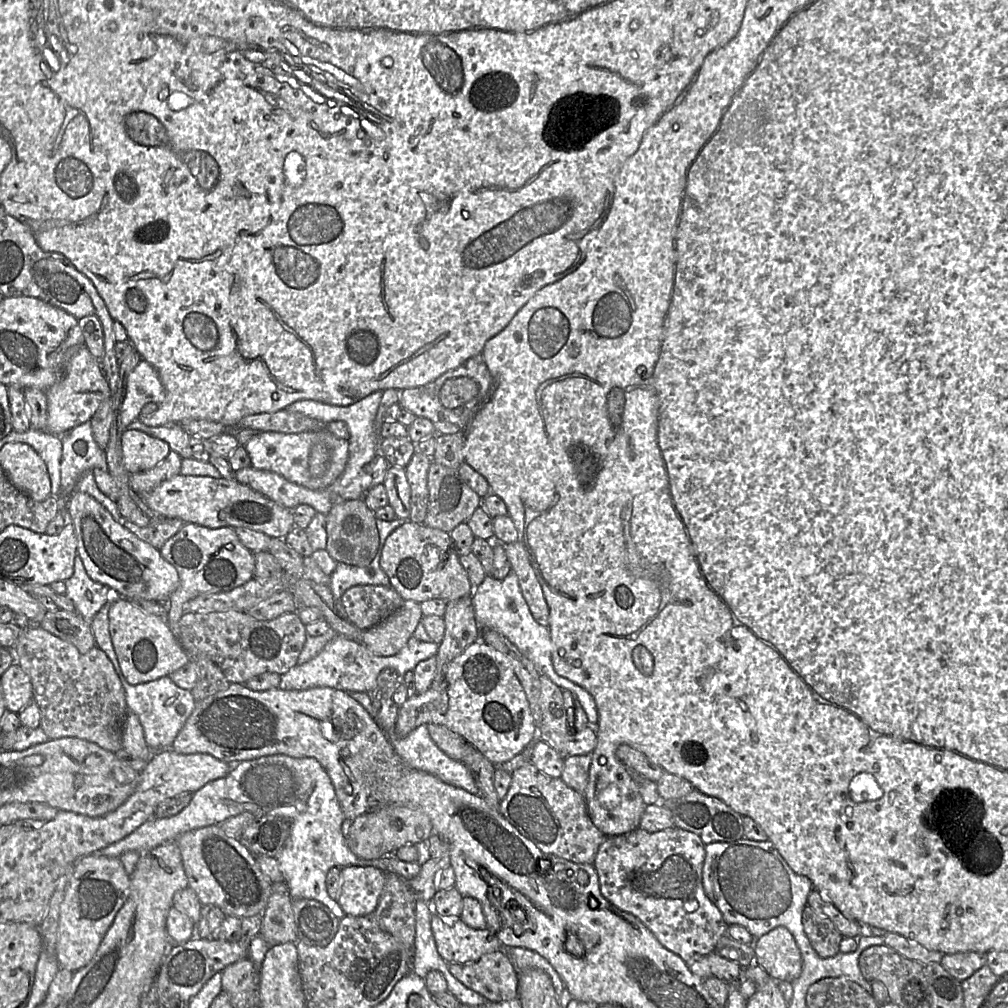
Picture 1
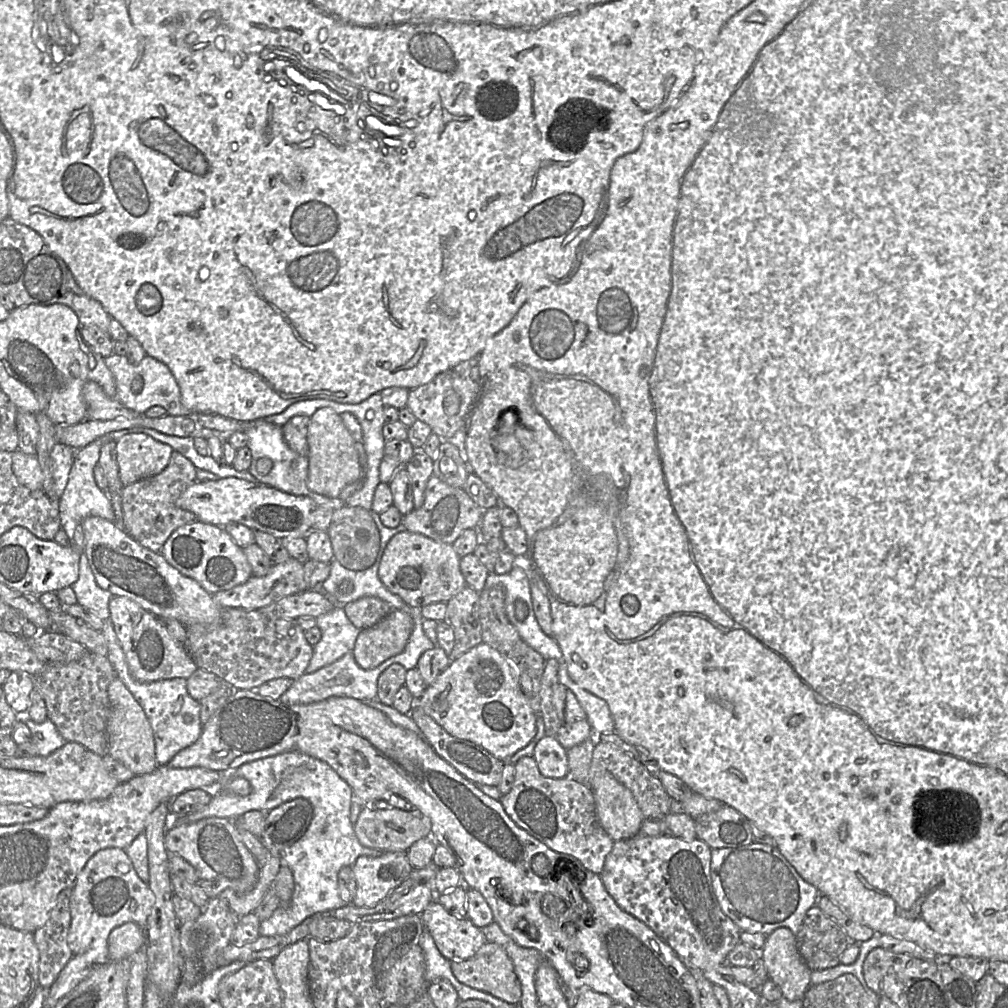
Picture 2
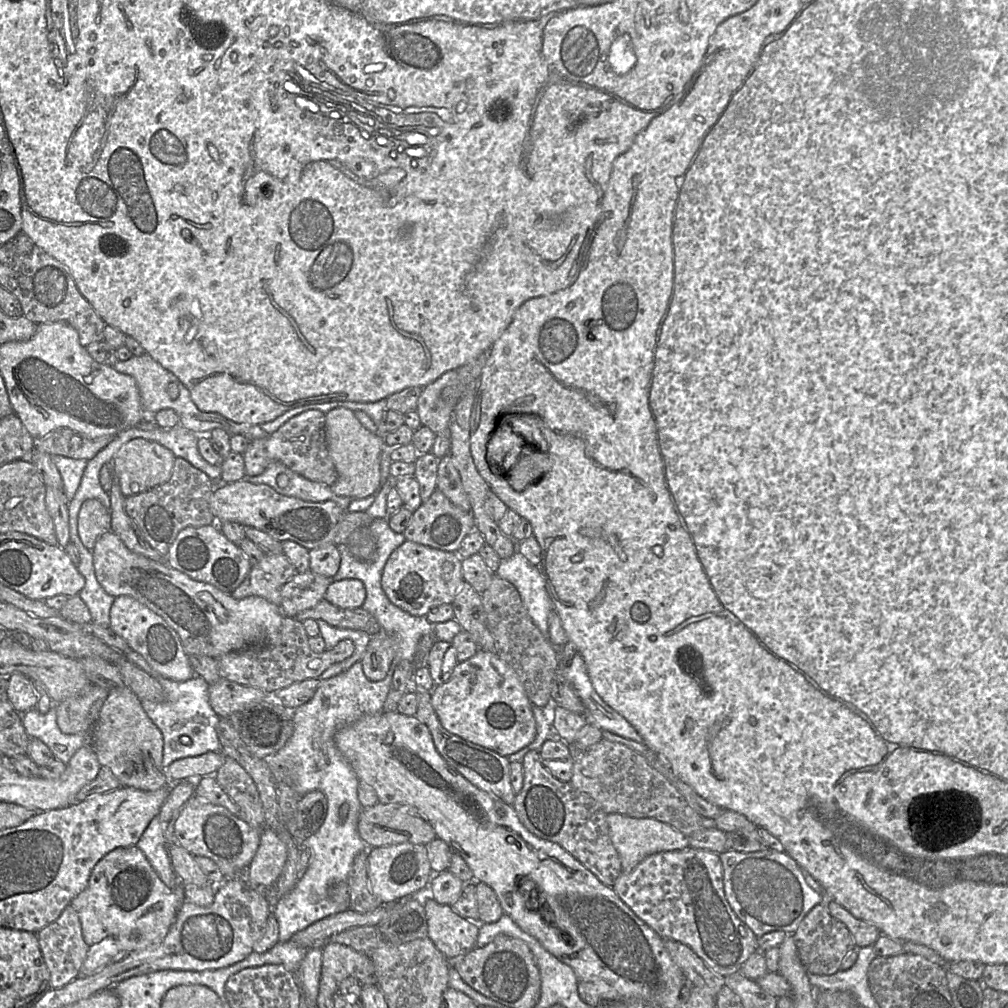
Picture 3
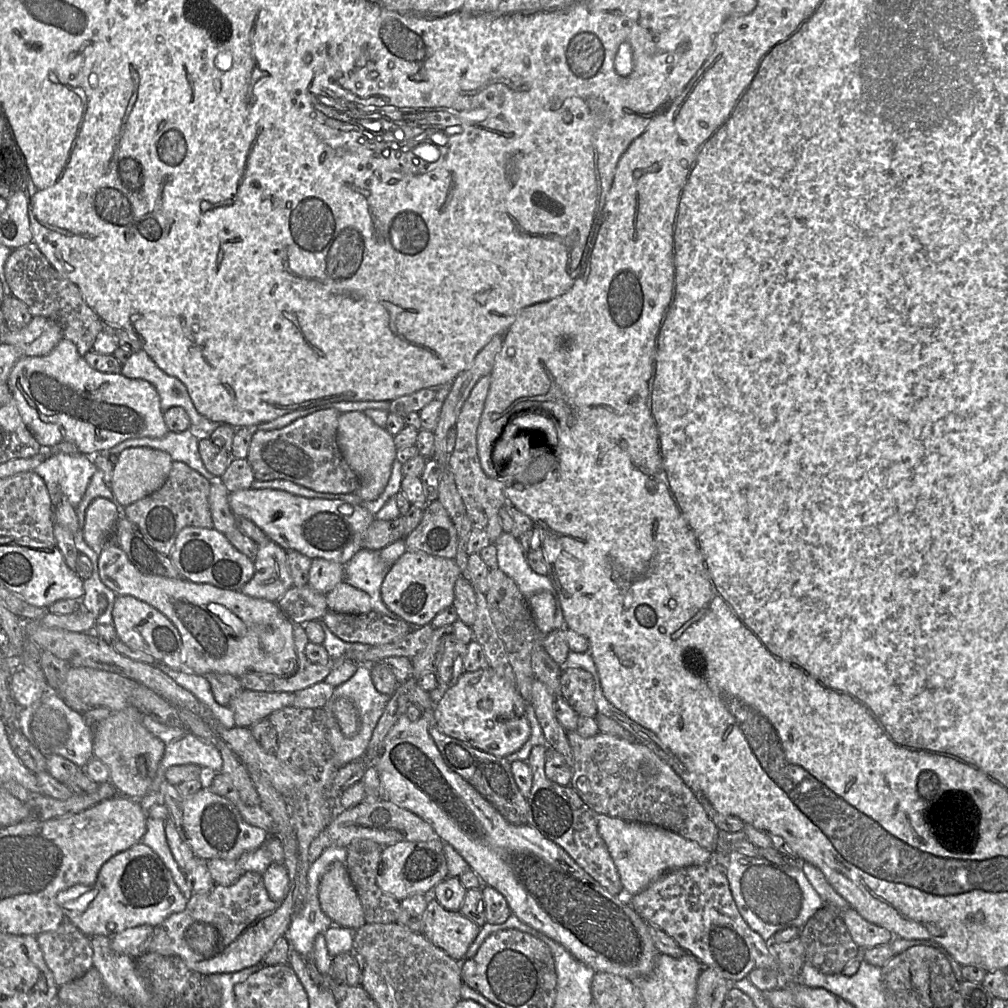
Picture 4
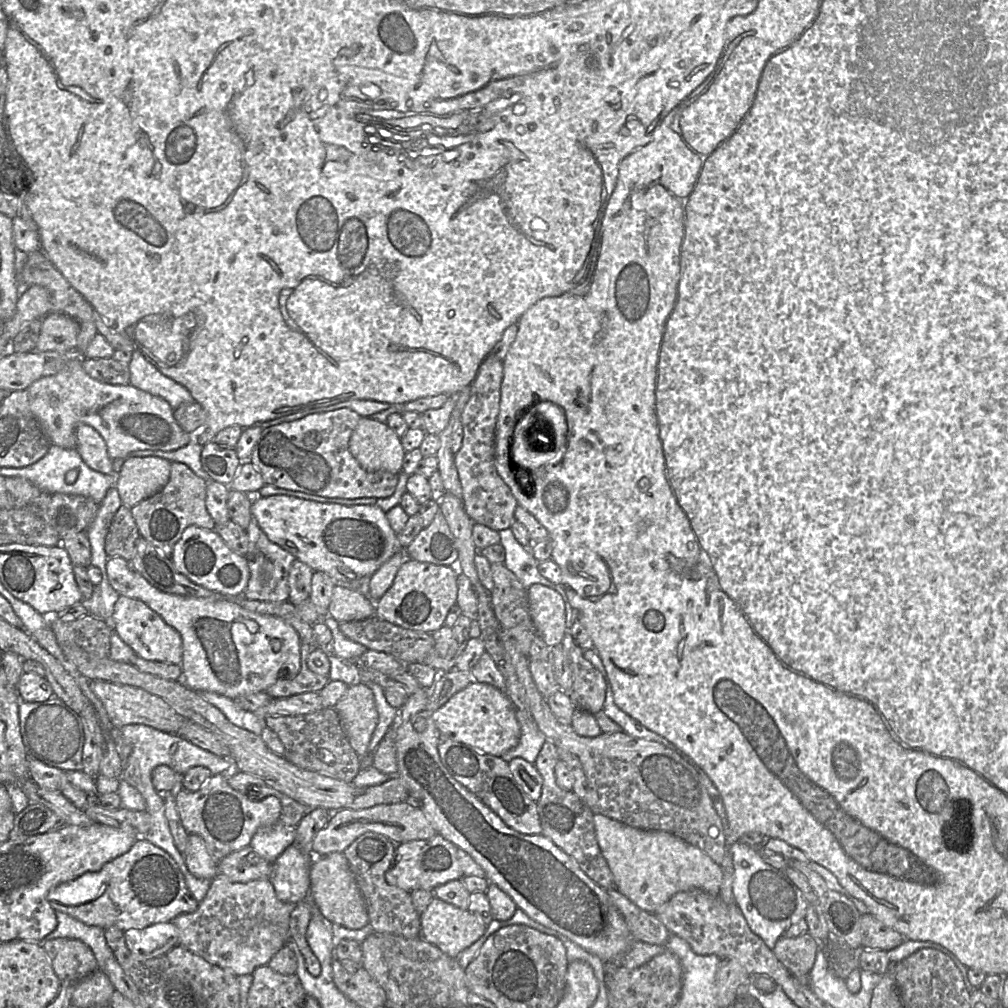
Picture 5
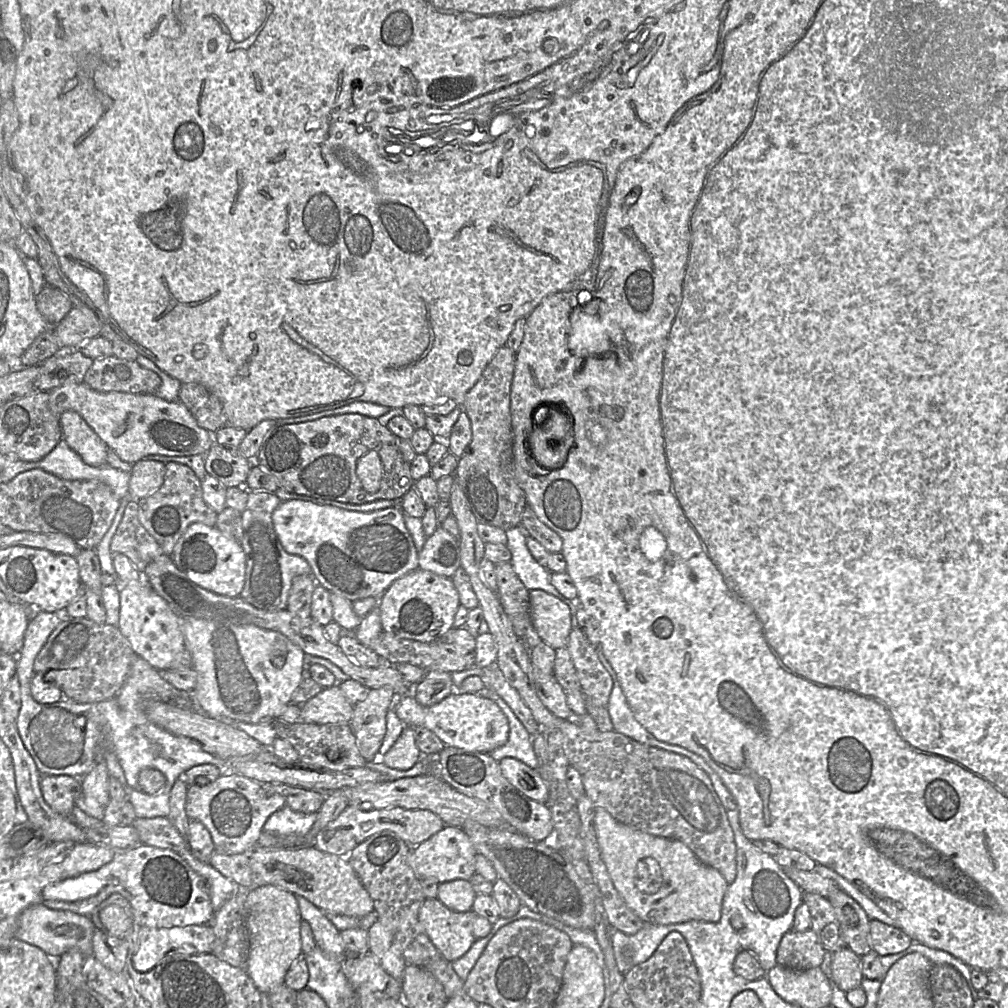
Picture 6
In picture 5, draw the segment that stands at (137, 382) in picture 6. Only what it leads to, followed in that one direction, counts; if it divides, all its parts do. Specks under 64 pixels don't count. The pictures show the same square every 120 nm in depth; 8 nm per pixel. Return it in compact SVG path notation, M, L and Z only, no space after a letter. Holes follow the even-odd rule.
M113 357L83 359L83 367L90 377L111 385L130 384L128 365L115 360Z

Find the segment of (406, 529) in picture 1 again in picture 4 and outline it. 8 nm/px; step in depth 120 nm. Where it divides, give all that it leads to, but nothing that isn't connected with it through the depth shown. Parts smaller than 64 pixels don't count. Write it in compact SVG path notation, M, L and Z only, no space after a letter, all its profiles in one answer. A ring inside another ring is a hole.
M419 550L406 552L389 567L381 585L381 597L389 610L411 626L423 627L445 608L453 605L454 586L461 570L454 559Z

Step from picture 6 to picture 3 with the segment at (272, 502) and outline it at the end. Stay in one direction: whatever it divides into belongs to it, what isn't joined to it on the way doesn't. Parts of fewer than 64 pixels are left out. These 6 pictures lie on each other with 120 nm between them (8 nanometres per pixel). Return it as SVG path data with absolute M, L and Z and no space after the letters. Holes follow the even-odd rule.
M266 554L251 567L243 582L231 592L235 599L259 596L279 606L281 589L296 574L296 569L284 554Z

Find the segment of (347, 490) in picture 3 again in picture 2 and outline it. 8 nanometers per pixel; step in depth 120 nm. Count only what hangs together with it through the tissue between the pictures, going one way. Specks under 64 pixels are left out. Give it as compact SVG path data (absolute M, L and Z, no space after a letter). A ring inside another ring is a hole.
M332 408L318 409L309 419L307 441L308 476L306 485L314 493L339 497L347 485L361 482L366 472L366 454L362 442L356 442L341 416Z

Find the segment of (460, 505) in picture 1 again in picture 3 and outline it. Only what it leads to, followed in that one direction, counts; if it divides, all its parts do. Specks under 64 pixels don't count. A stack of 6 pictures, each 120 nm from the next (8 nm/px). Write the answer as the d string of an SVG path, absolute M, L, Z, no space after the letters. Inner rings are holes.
M437 488L427 501L422 502L413 511L410 522L403 533L406 540L444 551L456 552L463 538L473 529L475 529L475 524L472 513L456 507Z

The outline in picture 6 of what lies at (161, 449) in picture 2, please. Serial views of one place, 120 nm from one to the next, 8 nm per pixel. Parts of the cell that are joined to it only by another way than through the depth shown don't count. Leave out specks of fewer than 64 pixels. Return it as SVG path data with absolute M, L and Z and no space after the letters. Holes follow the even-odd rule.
M142 459L133 464L130 472L129 495L139 501L159 489L165 478L165 464Z

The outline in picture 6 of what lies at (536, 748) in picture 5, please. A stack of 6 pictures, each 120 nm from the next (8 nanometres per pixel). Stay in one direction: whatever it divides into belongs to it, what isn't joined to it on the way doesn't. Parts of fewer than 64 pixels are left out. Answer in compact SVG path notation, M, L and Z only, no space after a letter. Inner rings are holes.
M487 687L474 694L494 701L508 720L508 741L502 747L490 752L489 755L498 762L504 758L514 758L538 771L539 761L530 742L529 733L508 704L494 690Z

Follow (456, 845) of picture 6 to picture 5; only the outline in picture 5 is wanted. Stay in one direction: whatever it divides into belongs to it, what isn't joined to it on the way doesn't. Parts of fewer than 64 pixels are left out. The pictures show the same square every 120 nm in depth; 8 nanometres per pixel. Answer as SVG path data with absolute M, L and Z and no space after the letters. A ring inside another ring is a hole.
M440 834L425 840L397 844L393 867L386 873L386 881L407 892L418 889L434 890L437 886L464 877L458 857L458 847Z

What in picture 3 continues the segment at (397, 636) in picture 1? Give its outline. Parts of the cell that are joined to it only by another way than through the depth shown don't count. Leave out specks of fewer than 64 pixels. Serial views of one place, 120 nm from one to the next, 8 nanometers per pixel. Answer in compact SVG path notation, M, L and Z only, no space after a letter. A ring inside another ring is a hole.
M380 630L371 635L360 660L364 675L372 682L383 680L390 669L393 658L393 640L386 632Z

